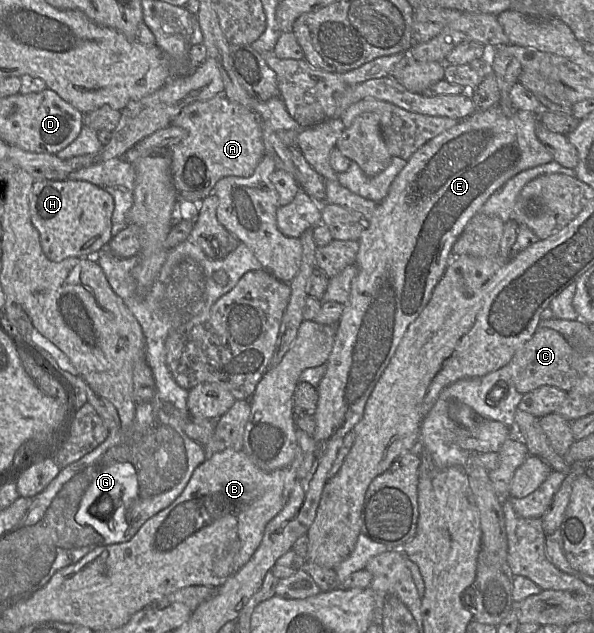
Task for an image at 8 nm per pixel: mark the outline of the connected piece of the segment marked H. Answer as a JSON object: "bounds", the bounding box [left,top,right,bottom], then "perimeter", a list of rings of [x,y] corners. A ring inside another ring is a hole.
{"bounds":[30,180,113,262],"perimeter":[[[35,180],[30,192],[30,219],[39,233],[43,253],[53,262],[72,257],[95,257],[113,237],[113,210],[113,197],[86,181]]]}

